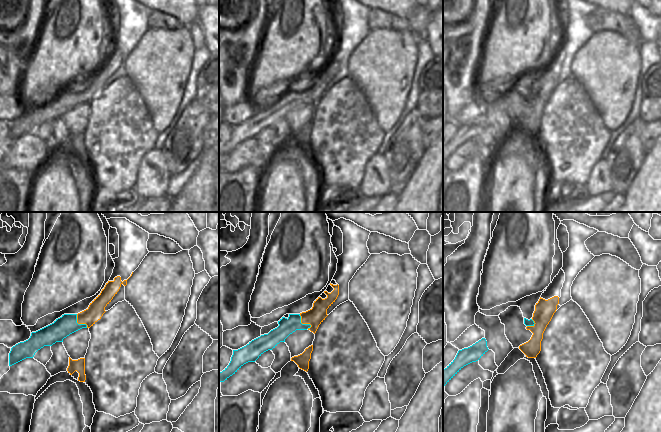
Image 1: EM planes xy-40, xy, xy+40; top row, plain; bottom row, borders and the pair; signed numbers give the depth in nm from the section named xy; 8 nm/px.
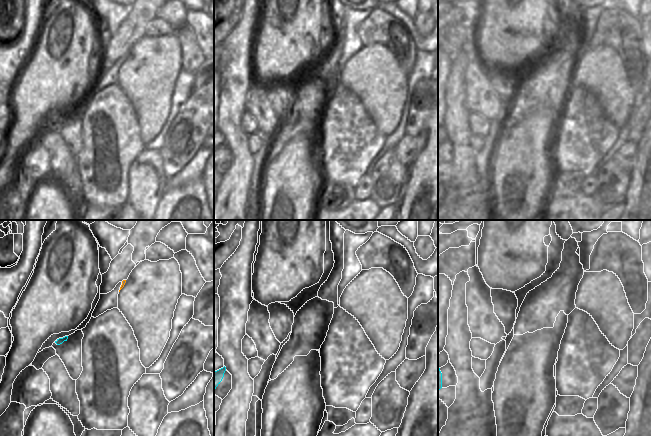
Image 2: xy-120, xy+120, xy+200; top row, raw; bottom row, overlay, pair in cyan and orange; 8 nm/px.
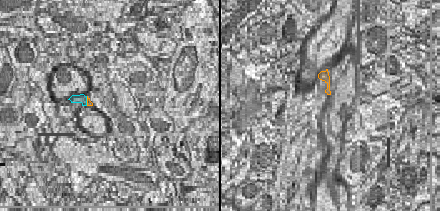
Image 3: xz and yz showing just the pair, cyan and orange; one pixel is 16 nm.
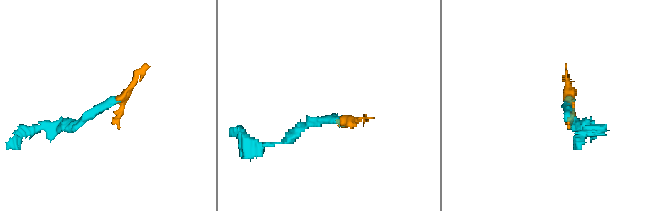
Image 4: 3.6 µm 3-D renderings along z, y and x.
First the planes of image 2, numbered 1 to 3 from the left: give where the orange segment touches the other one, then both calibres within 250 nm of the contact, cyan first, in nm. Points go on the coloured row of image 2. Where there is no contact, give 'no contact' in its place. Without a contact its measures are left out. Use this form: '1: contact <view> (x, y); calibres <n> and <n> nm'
1: no contact
2: no contact
3: no contact

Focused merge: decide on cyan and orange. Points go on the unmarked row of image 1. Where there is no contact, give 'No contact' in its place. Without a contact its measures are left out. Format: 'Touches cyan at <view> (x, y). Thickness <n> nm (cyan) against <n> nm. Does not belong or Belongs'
Touches cyan at xy (303, 100). Thickness 130 nm (cyan) against 140 nm. Does not belong.

